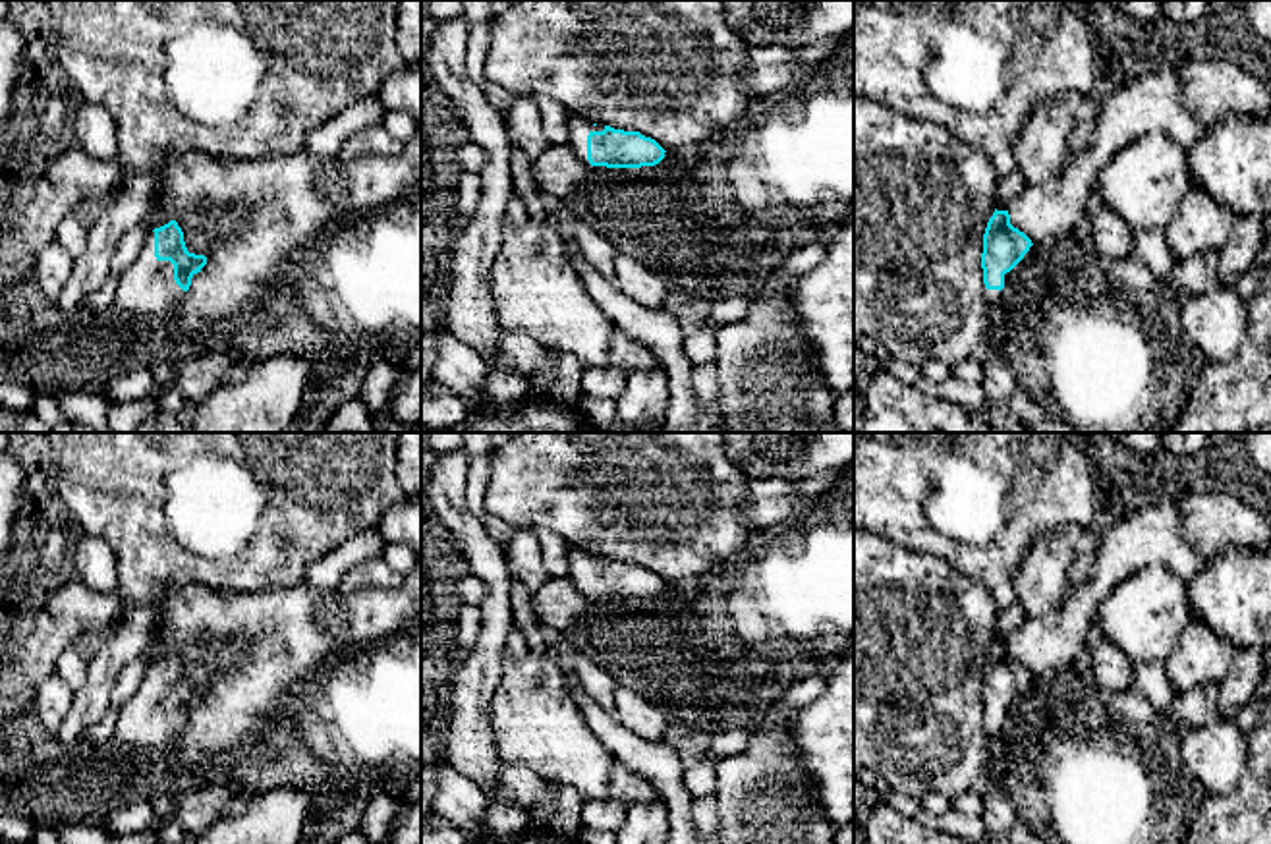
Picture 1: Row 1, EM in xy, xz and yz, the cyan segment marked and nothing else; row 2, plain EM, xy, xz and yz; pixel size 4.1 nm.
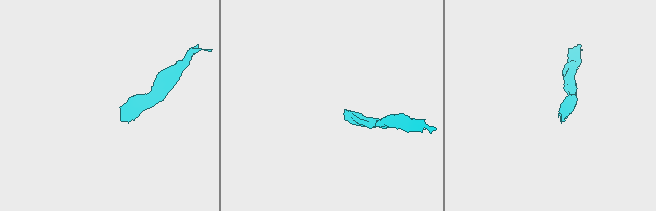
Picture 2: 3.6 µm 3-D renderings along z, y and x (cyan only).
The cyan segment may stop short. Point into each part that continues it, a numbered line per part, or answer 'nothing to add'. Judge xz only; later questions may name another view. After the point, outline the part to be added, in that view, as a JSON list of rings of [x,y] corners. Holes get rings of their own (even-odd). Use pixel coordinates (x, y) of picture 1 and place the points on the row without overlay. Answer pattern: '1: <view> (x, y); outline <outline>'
1: xz (578, 561); outline [[[568,545],[566,549],[568,554],[568,576],[566,579],[583,595],[589,597],[587,593],[587,568],[591,564],[603,564],[605,558],[597,556],[593,558],[591,554],[587,554],[585,550]]]

